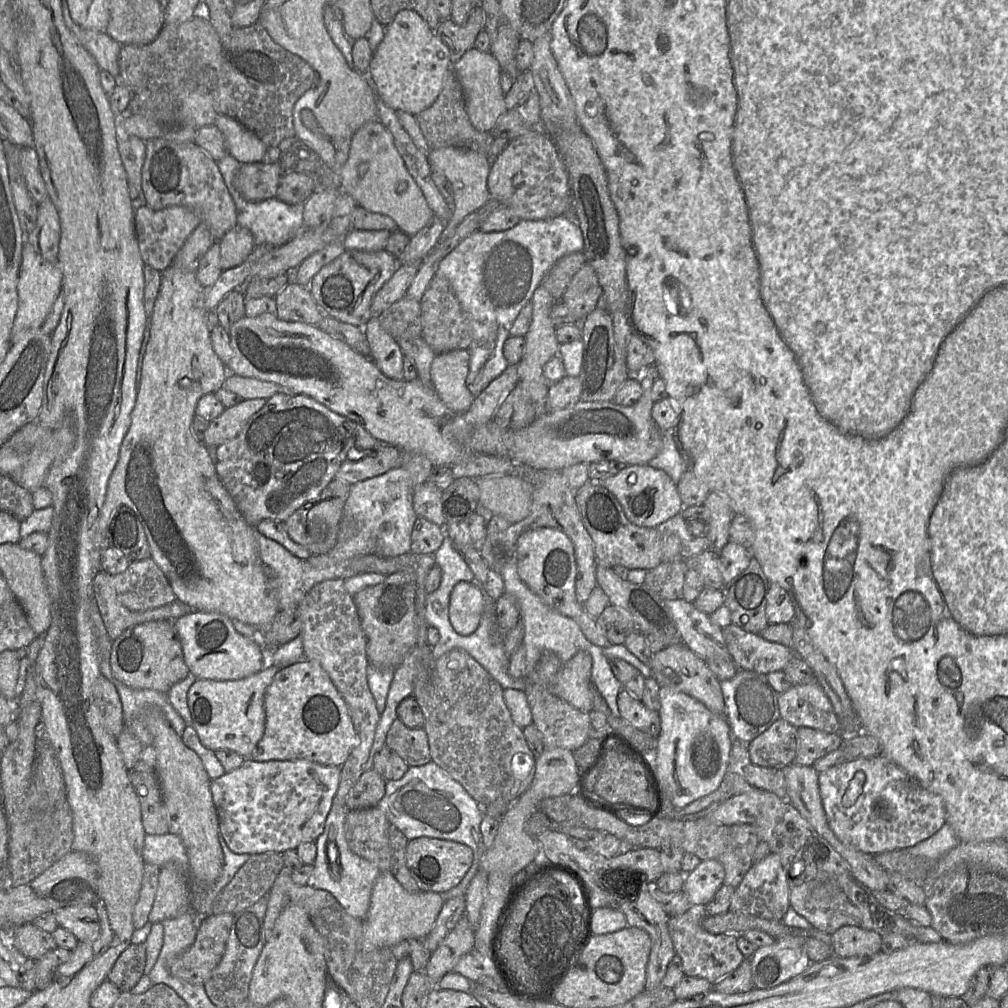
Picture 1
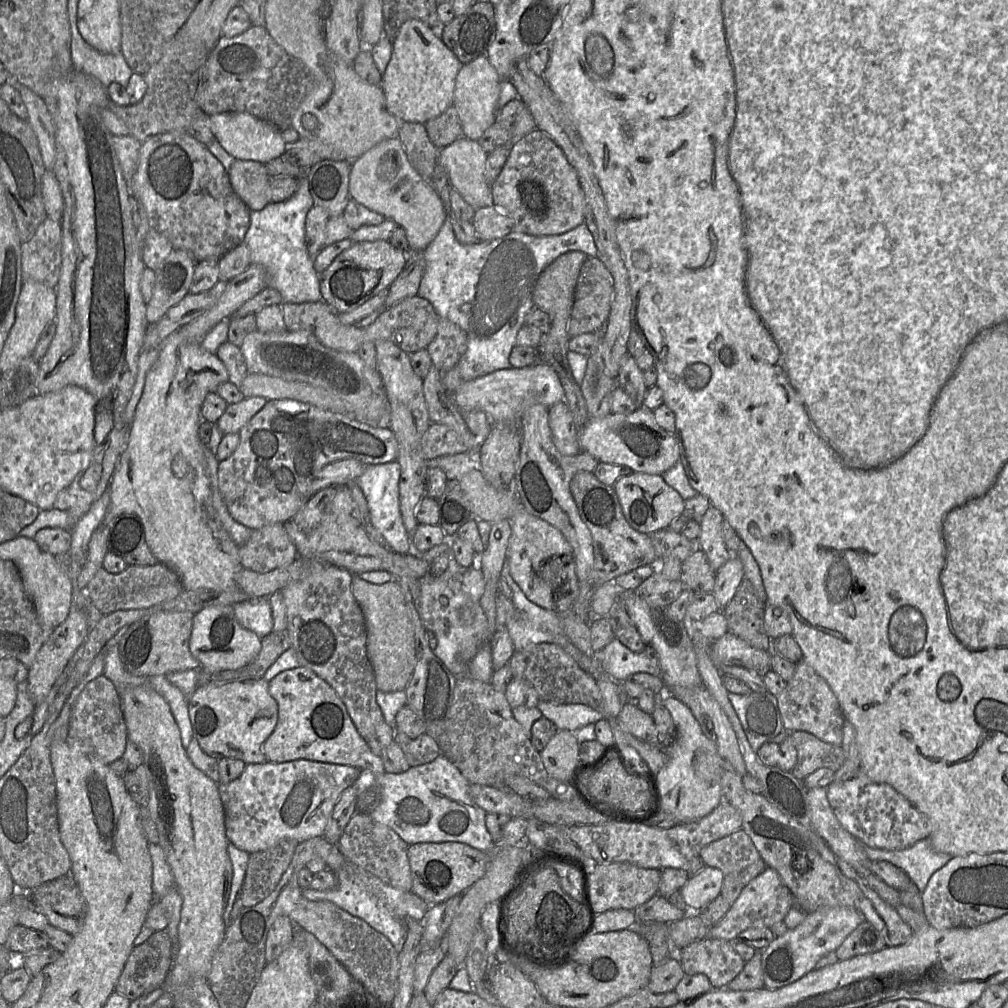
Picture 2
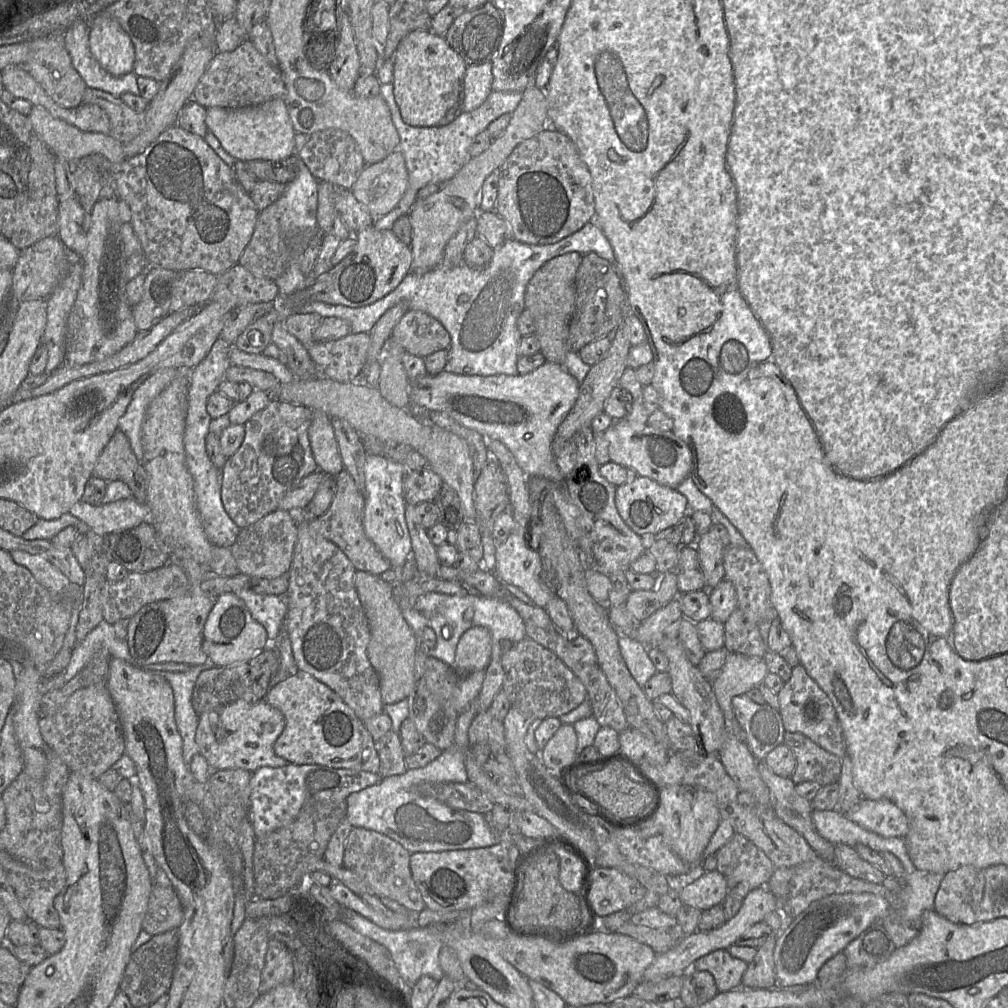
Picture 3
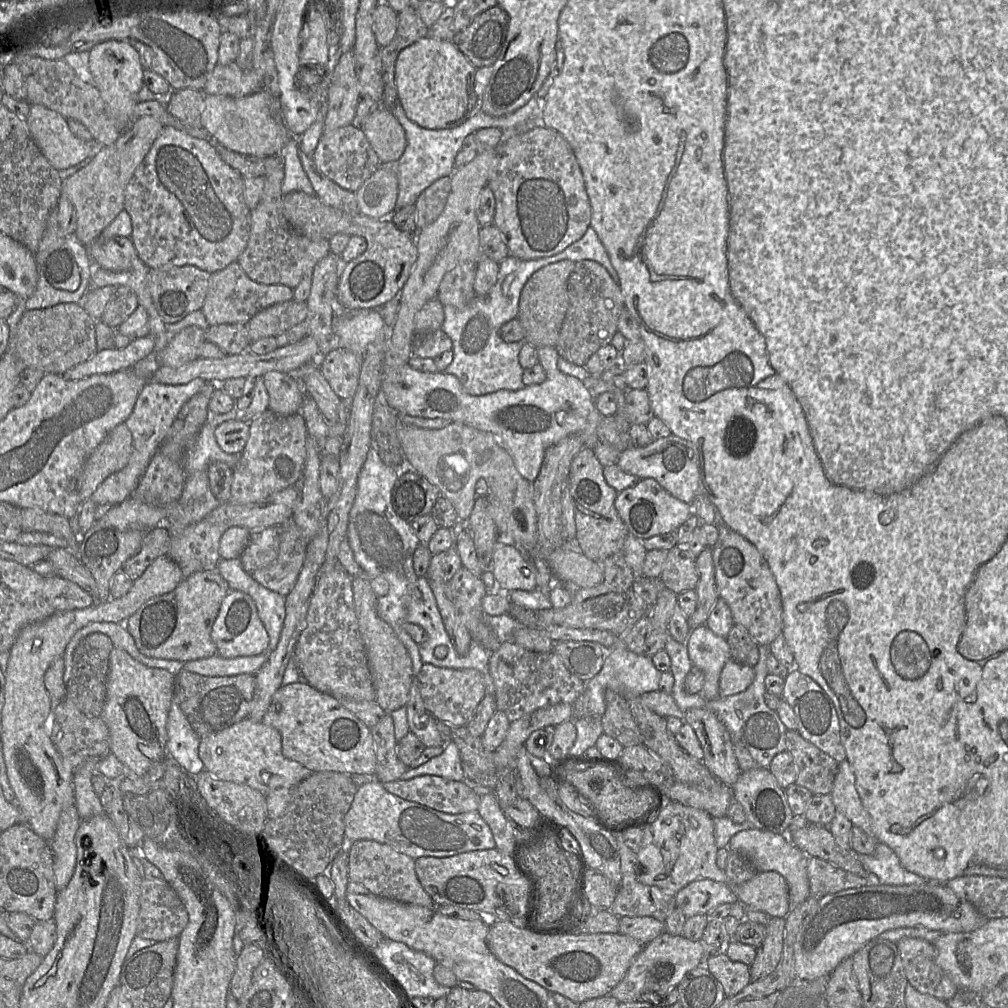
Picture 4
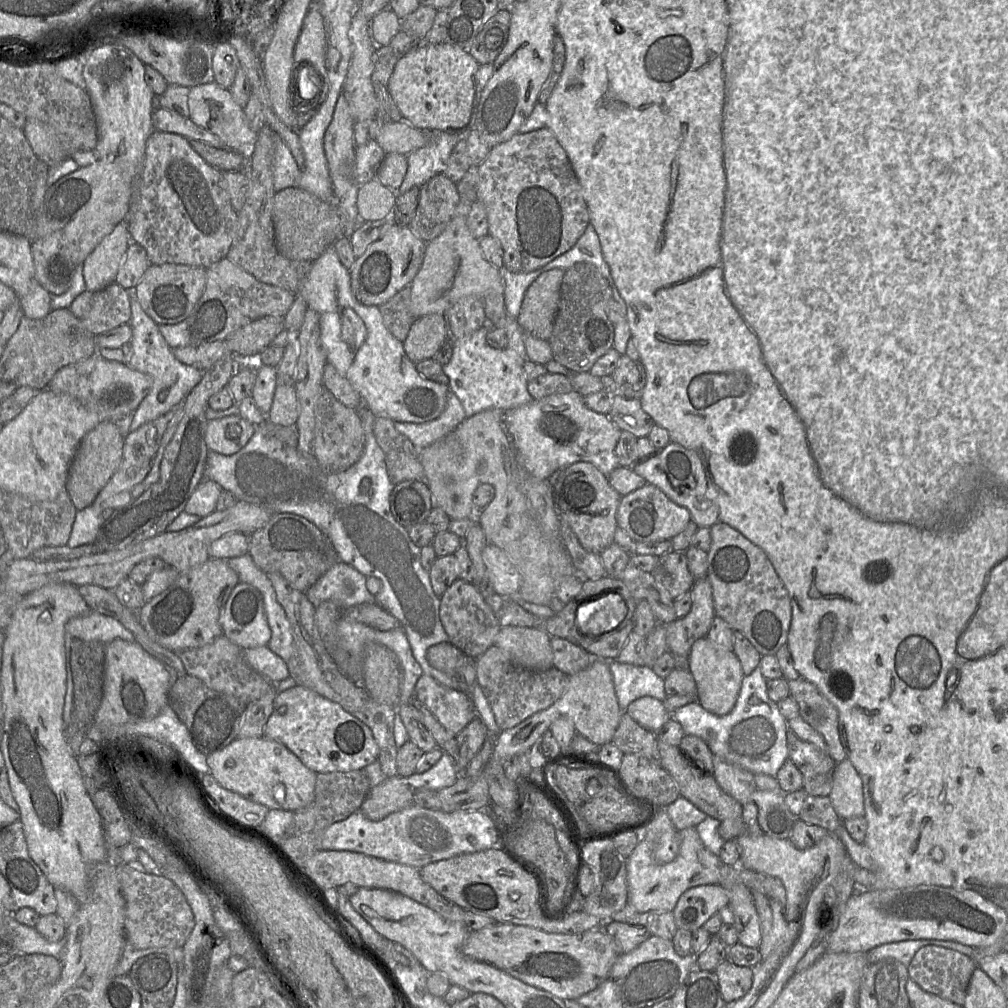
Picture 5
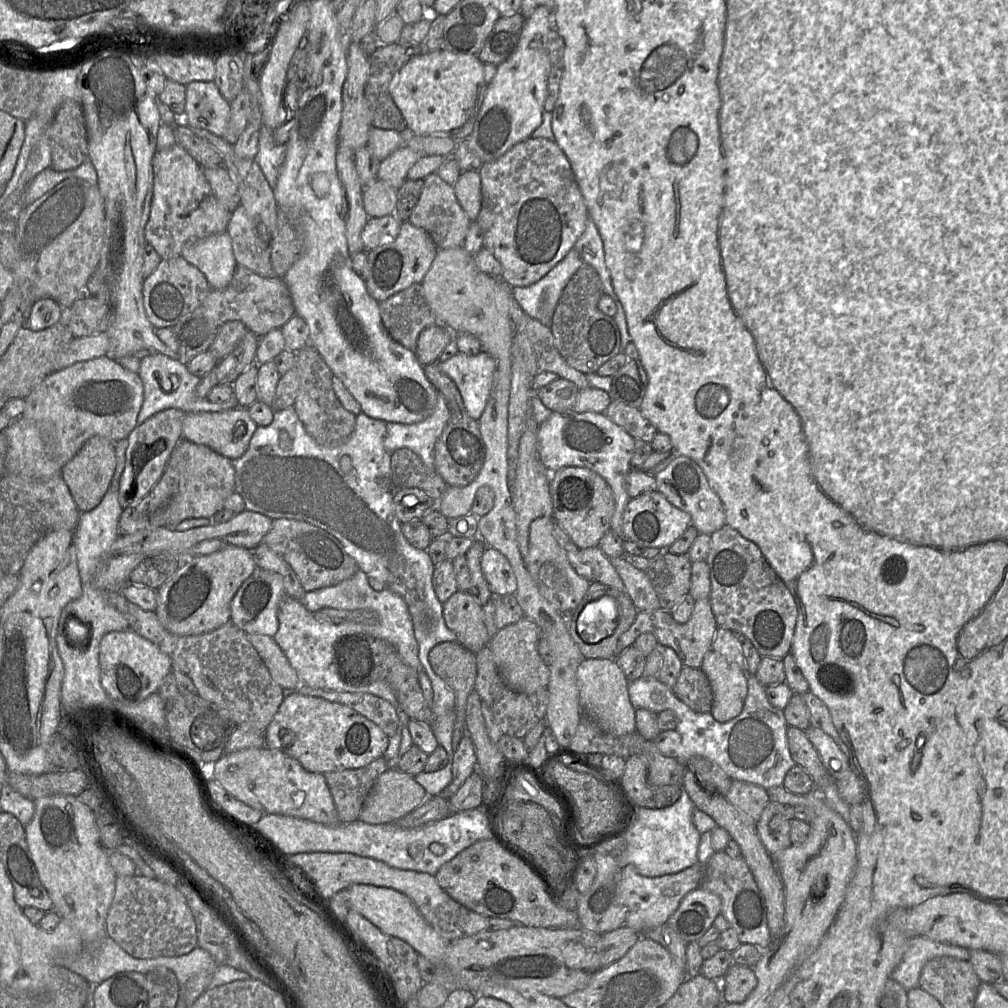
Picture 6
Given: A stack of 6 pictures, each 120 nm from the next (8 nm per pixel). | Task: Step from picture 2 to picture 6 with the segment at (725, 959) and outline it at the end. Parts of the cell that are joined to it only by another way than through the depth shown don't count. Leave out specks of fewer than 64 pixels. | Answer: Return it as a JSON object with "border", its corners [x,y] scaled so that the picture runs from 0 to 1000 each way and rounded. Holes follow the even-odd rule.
{"border":[[[726,956],[715,974],[717,995],[735,995],[749,981],[751,969],[746,959]]]}

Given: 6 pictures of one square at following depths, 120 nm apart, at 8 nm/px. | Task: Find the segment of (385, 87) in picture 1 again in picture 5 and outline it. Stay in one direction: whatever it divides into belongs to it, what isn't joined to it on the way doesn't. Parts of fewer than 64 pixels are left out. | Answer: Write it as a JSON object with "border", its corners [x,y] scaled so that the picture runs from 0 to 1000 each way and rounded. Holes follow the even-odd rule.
{"border":[[[443,42],[420,43],[405,52],[392,64],[386,78],[386,90],[399,116],[418,129],[436,129],[461,136],[469,128],[479,87],[473,79],[475,63],[465,52]]]}

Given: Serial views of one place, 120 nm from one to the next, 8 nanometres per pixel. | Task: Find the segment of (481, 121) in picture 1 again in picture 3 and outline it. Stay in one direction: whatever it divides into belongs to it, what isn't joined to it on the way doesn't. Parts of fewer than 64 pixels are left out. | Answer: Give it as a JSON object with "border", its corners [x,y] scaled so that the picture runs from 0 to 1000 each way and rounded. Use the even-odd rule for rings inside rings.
{"border":[[[488,63],[463,65],[459,85],[459,111],[474,107],[488,91]]]}

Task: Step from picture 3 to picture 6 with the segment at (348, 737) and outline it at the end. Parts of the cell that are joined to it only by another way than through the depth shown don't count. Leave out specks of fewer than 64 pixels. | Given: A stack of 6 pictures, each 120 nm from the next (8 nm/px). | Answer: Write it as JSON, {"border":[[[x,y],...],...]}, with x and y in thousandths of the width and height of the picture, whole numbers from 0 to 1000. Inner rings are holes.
{"border":[[[291,687],[282,691],[262,726],[262,738],[294,753],[313,767],[358,762],[380,751],[386,731],[350,703],[316,691]]]}

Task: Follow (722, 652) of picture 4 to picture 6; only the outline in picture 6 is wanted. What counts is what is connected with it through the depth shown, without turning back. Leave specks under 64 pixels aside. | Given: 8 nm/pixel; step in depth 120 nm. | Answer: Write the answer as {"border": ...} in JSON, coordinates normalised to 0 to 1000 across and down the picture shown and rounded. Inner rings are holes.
{"border":[[[707,644],[702,646],[694,664],[703,674],[707,686],[705,709],[714,717],[731,711],[742,687],[742,668],[721,656]]]}

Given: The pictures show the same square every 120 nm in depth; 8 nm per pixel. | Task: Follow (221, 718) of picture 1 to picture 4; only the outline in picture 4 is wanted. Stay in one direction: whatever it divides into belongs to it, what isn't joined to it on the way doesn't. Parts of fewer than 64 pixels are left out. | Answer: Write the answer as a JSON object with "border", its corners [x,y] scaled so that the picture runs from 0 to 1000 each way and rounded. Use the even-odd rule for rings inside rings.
{"border":[[[248,712],[199,731],[196,748],[203,763],[213,772],[246,779],[262,789],[277,781],[291,782],[310,767],[280,748],[276,724],[261,715],[253,716]]]}

